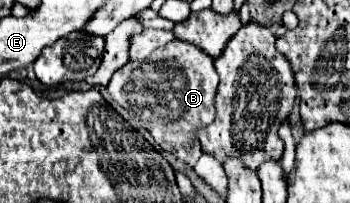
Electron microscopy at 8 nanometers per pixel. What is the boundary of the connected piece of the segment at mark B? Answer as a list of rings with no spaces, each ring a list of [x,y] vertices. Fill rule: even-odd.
[[[178,39],[160,47],[146,61],[128,61],[112,75],[108,83],[112,99],[130,115],[126,121],[136,131],[140,131],[140,127],[148,129],[154,141],[162,145],[162,149],[170,151],[174,157],[186,161],[192,167],[202,153],[194,133],[214,121],[216,87],[218,73],[214,59],[202,53],[202,49],[196,49],[196,45]],[[142,63],[152,63],[158,67],[140,67]]]

